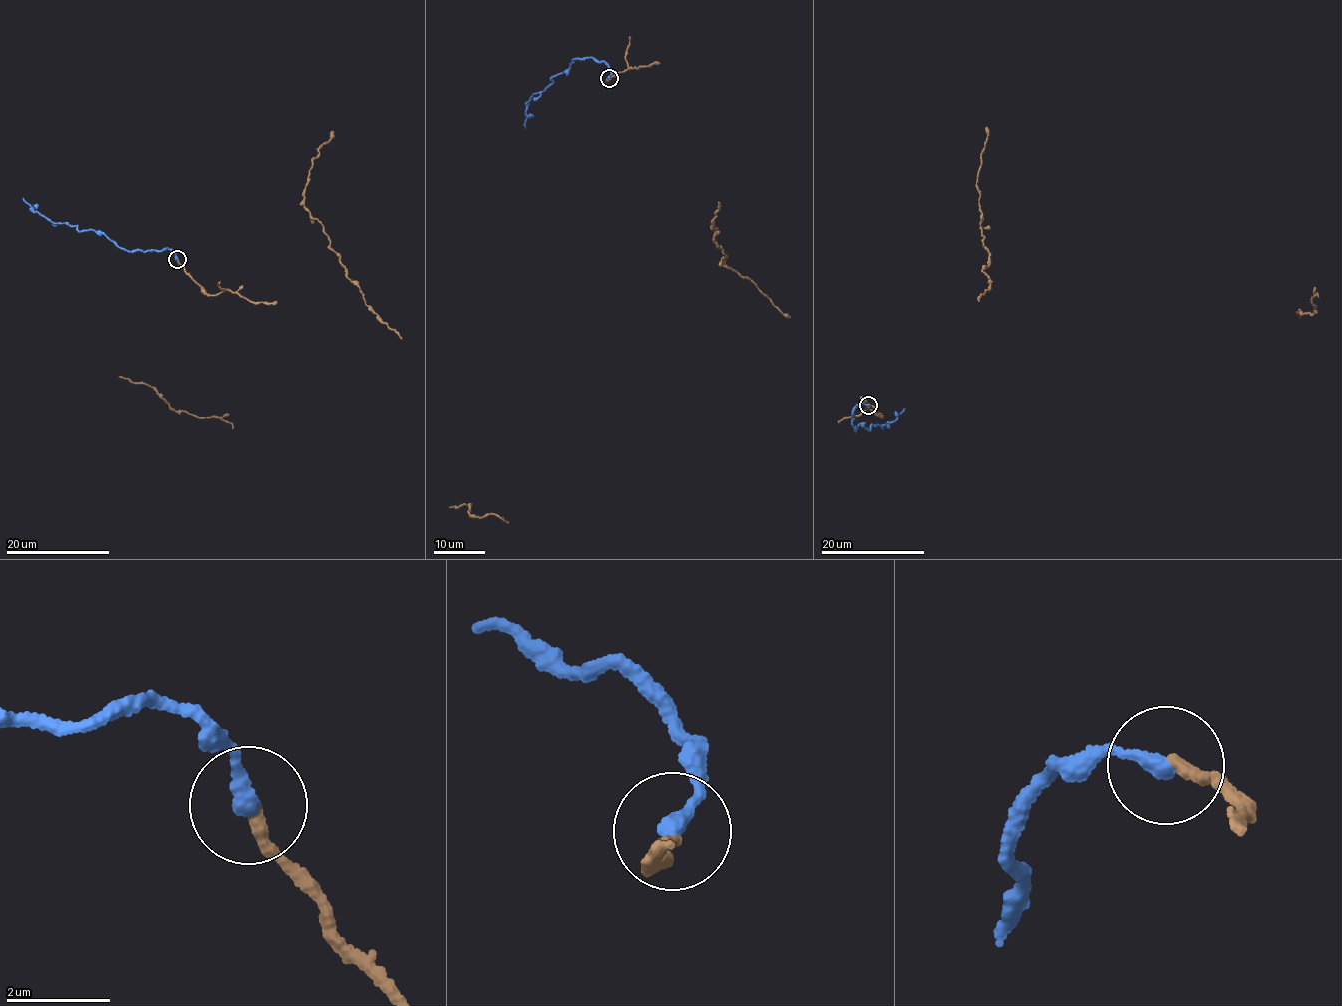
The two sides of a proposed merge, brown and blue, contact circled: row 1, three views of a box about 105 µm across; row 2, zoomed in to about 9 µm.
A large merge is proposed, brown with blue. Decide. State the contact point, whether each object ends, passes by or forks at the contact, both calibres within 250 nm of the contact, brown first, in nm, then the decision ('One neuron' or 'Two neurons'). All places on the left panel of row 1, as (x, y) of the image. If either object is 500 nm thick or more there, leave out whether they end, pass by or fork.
Place: (177, 259). At the ring brown ends. At the ring blue ends. Thickness 260 nm (brown) against 320 nm. One neuron

